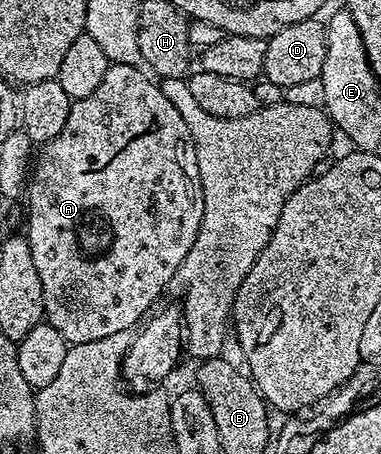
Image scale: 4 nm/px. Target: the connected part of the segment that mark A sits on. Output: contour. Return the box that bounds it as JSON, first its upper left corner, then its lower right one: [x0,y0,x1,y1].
[24,62,204,346]

